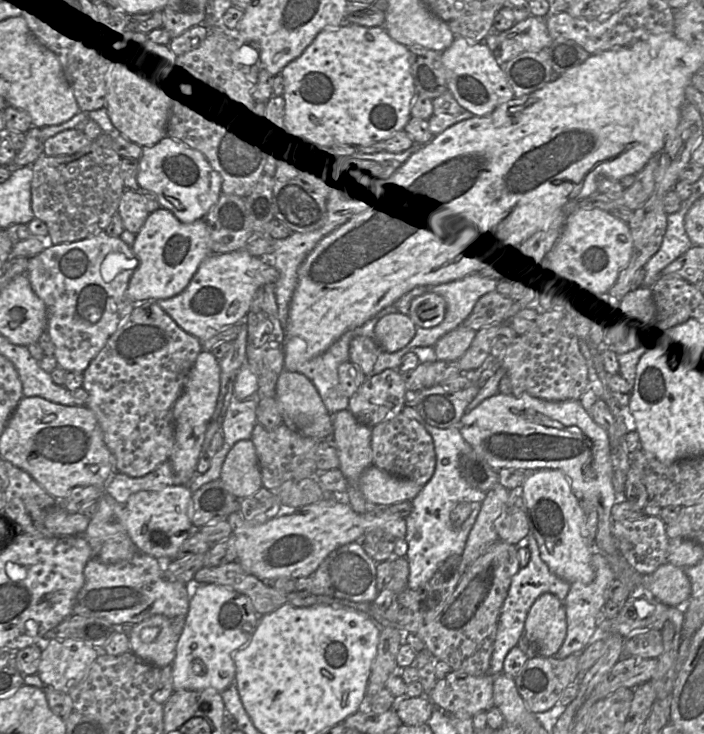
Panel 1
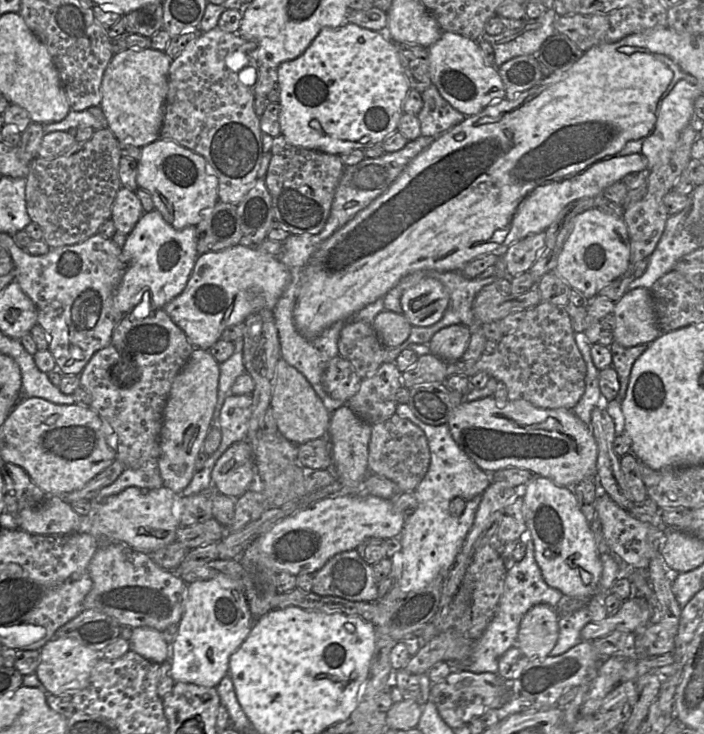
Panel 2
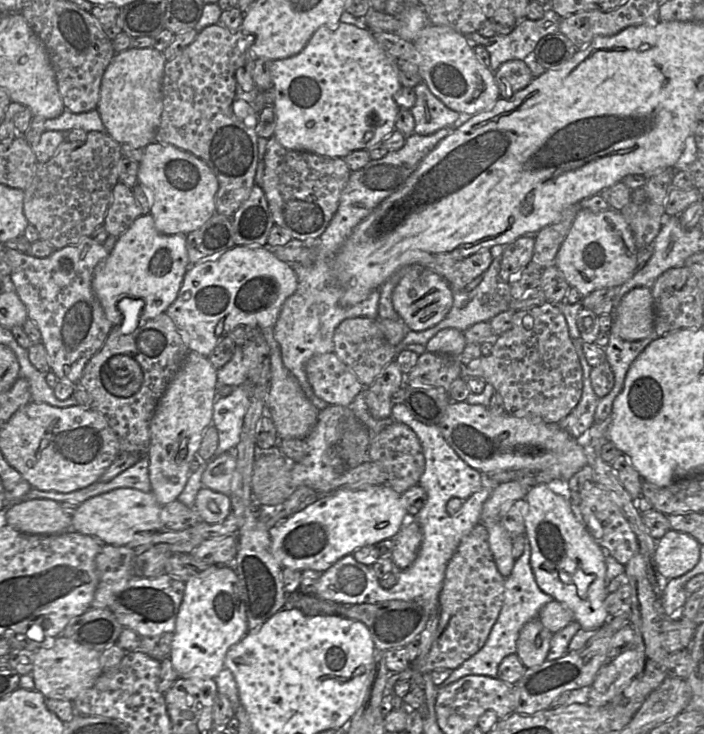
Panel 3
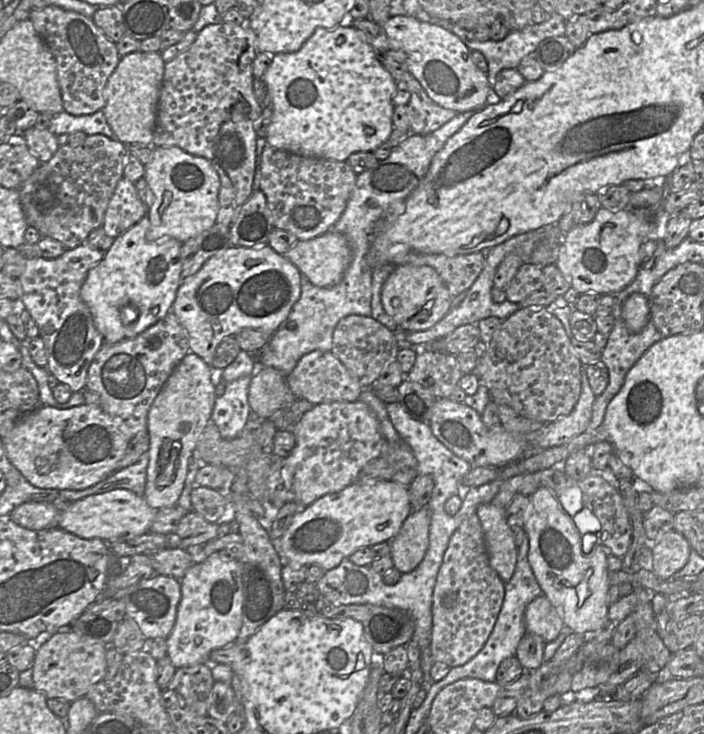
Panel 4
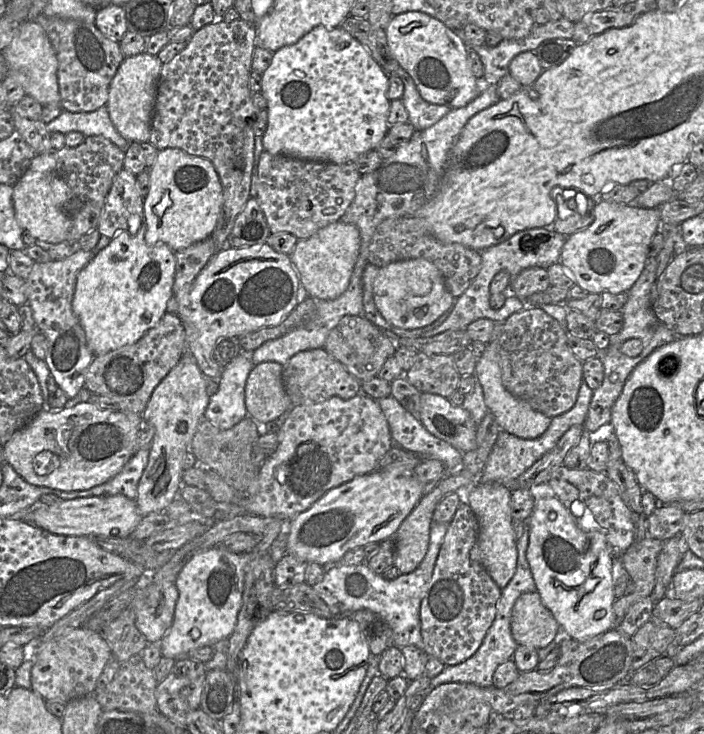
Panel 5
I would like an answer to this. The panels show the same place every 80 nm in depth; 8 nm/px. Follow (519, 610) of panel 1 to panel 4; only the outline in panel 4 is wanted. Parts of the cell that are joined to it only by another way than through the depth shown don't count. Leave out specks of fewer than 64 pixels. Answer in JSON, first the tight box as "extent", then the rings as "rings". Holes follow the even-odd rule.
{"extent":[427,530,542,699],"rings":[[[524,530],[523,542],[517,548],[516,567],[512,577],[505,584],[503,603],[487,641],[481,650],[469,661],[461,666],[450,667],[447,675],[443,679],[433,682],[427,691],[427,699],[434,699],[443,687],[459,679],[476,678],[487,682],[494,682],[496,681],[496,672],[500,663],[508,657],[515,656],[518,644],[526,633],[524,619],[525,609],[532,600],[542,595],[542,590],[537,583],[528,561],[528,551],[529,540]]]}

